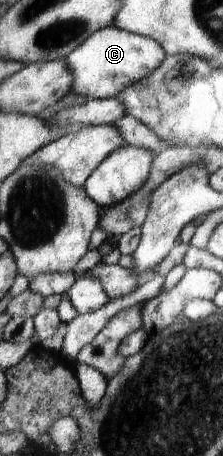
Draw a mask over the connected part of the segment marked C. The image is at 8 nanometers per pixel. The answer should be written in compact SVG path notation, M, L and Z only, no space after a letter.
M115 26L98 30L67 58L76 72L73 91L89 99L118 97L129 85L147 78L167 57L164 47L155 39L129 33Z

